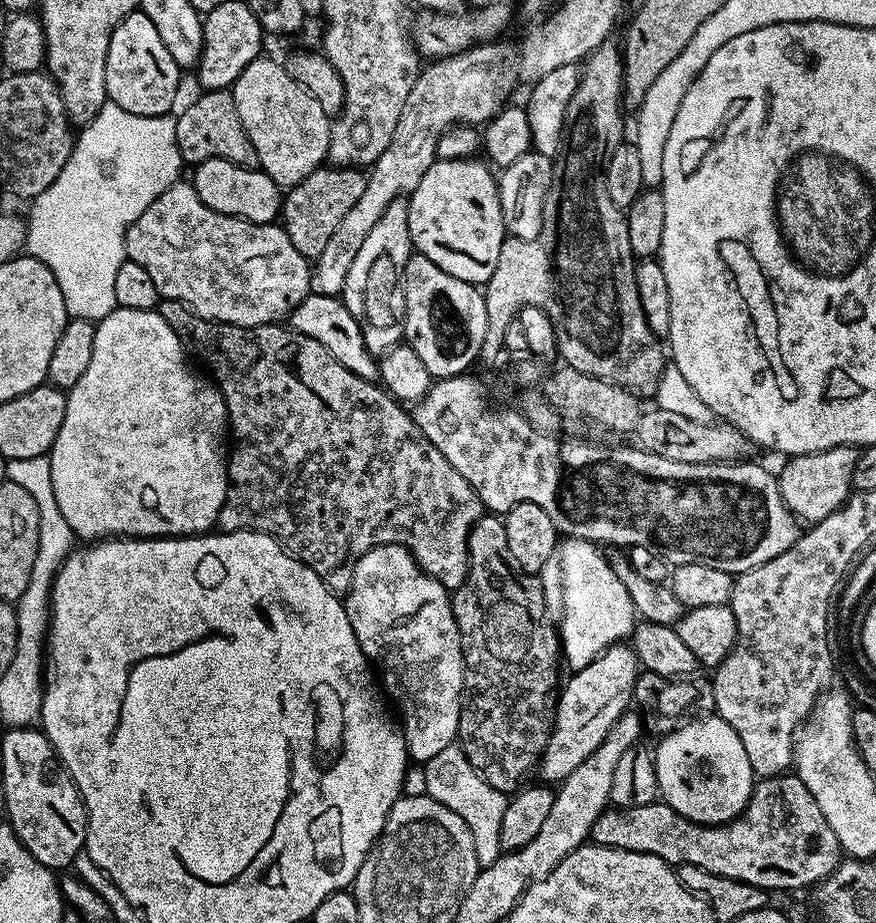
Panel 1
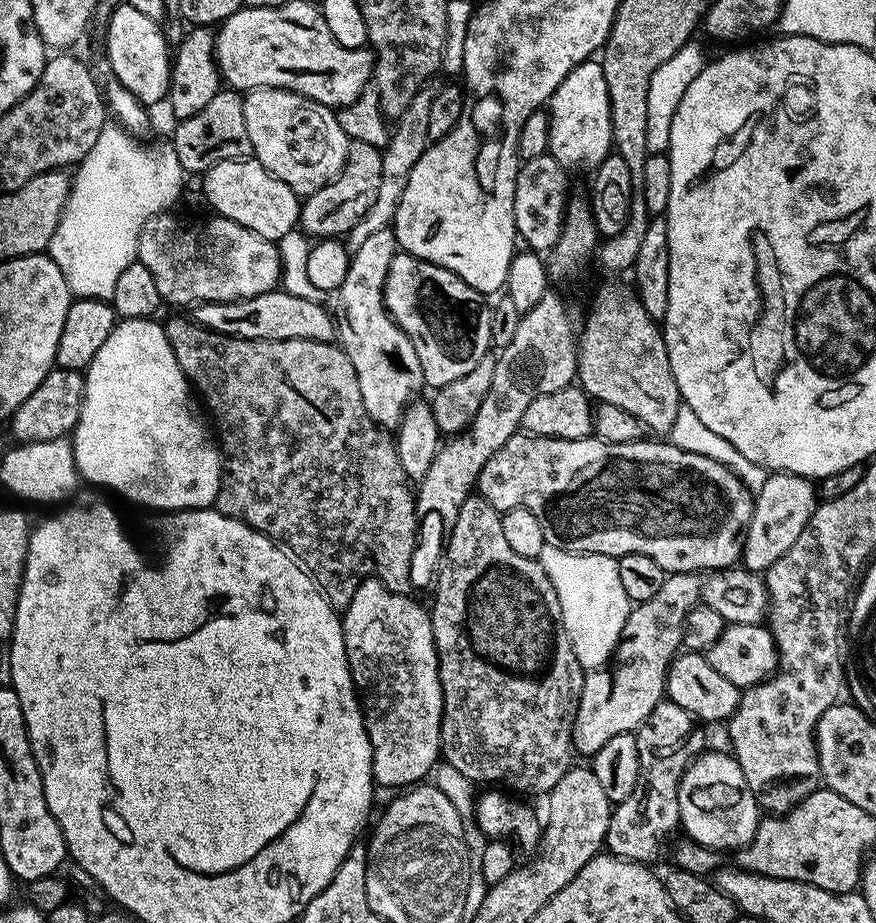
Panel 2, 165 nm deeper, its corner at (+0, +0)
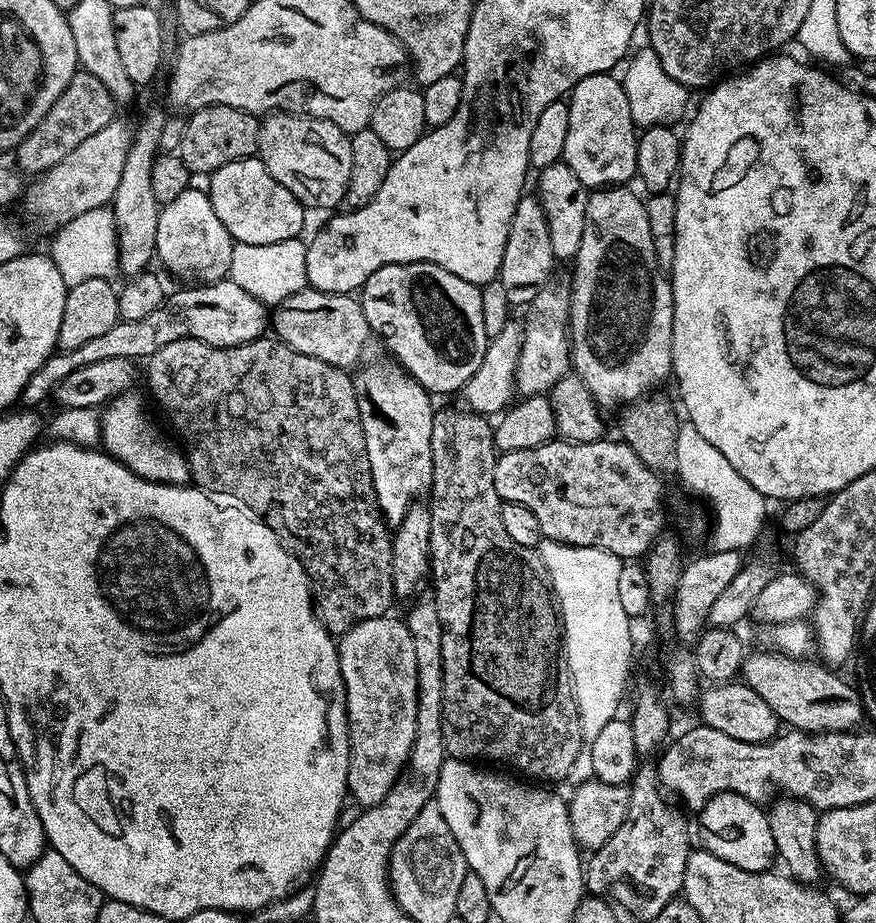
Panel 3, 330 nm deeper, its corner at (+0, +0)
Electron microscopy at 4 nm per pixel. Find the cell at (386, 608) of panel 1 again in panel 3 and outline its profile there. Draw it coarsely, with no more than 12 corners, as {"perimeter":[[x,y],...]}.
{"perimeter":[[392,614],[338,640],[348,796],[373,808],[418,718],[414,638]]}

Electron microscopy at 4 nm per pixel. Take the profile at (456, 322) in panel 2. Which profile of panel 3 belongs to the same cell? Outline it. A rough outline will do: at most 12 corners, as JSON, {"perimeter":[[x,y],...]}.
{"perimeter":[[382,266],[369,329],[430,394],[459,393],[490,338],[480,288]]}

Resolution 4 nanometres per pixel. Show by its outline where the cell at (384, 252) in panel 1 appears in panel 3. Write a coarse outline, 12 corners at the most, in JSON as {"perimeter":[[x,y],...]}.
{"perimeter":[[399,364],[354,387],[376,504],[395,526],[432,487],[430,393]]}

